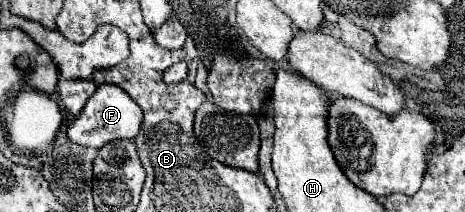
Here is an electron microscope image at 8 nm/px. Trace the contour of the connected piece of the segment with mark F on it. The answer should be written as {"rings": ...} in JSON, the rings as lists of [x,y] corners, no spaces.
{"rings":[[[104,83],[88,99],[82,113],[68,127],[68,139],[84,147],[102,147],[114,139],[134,139],[142,125],[142,109],[128,97],[128,93],[116,85]]]}

